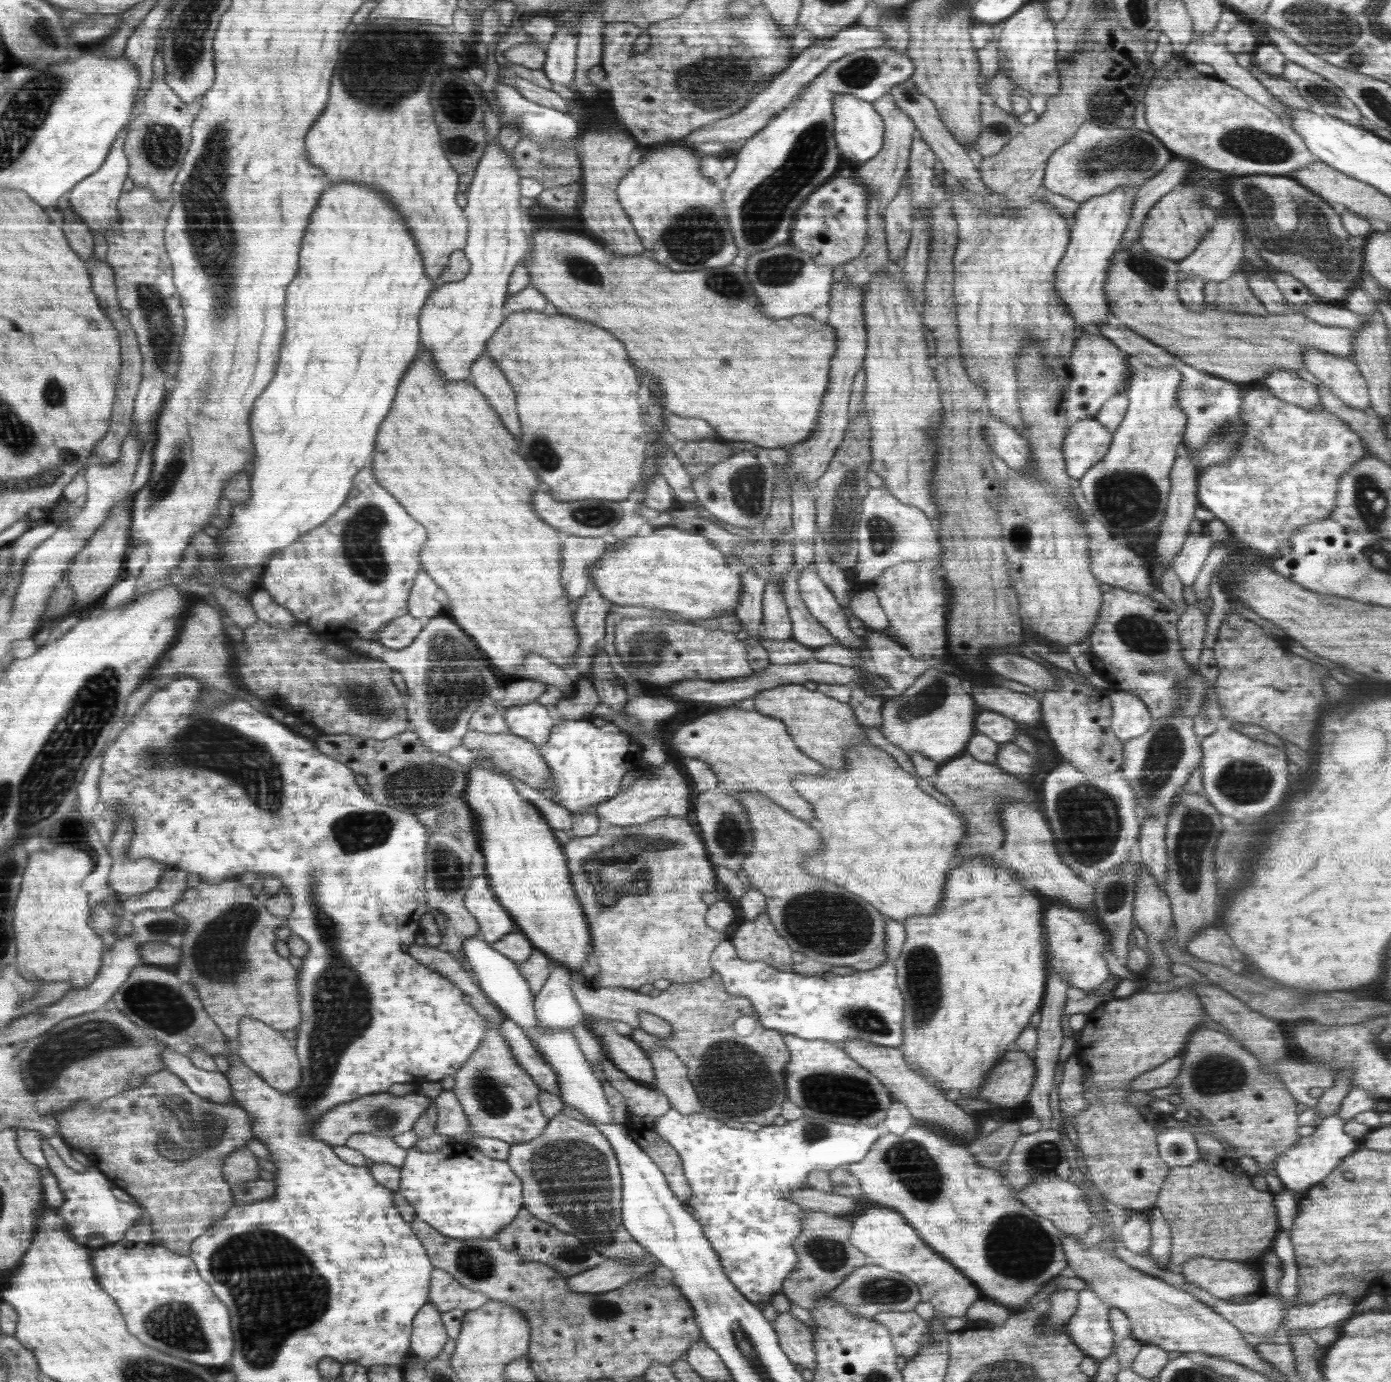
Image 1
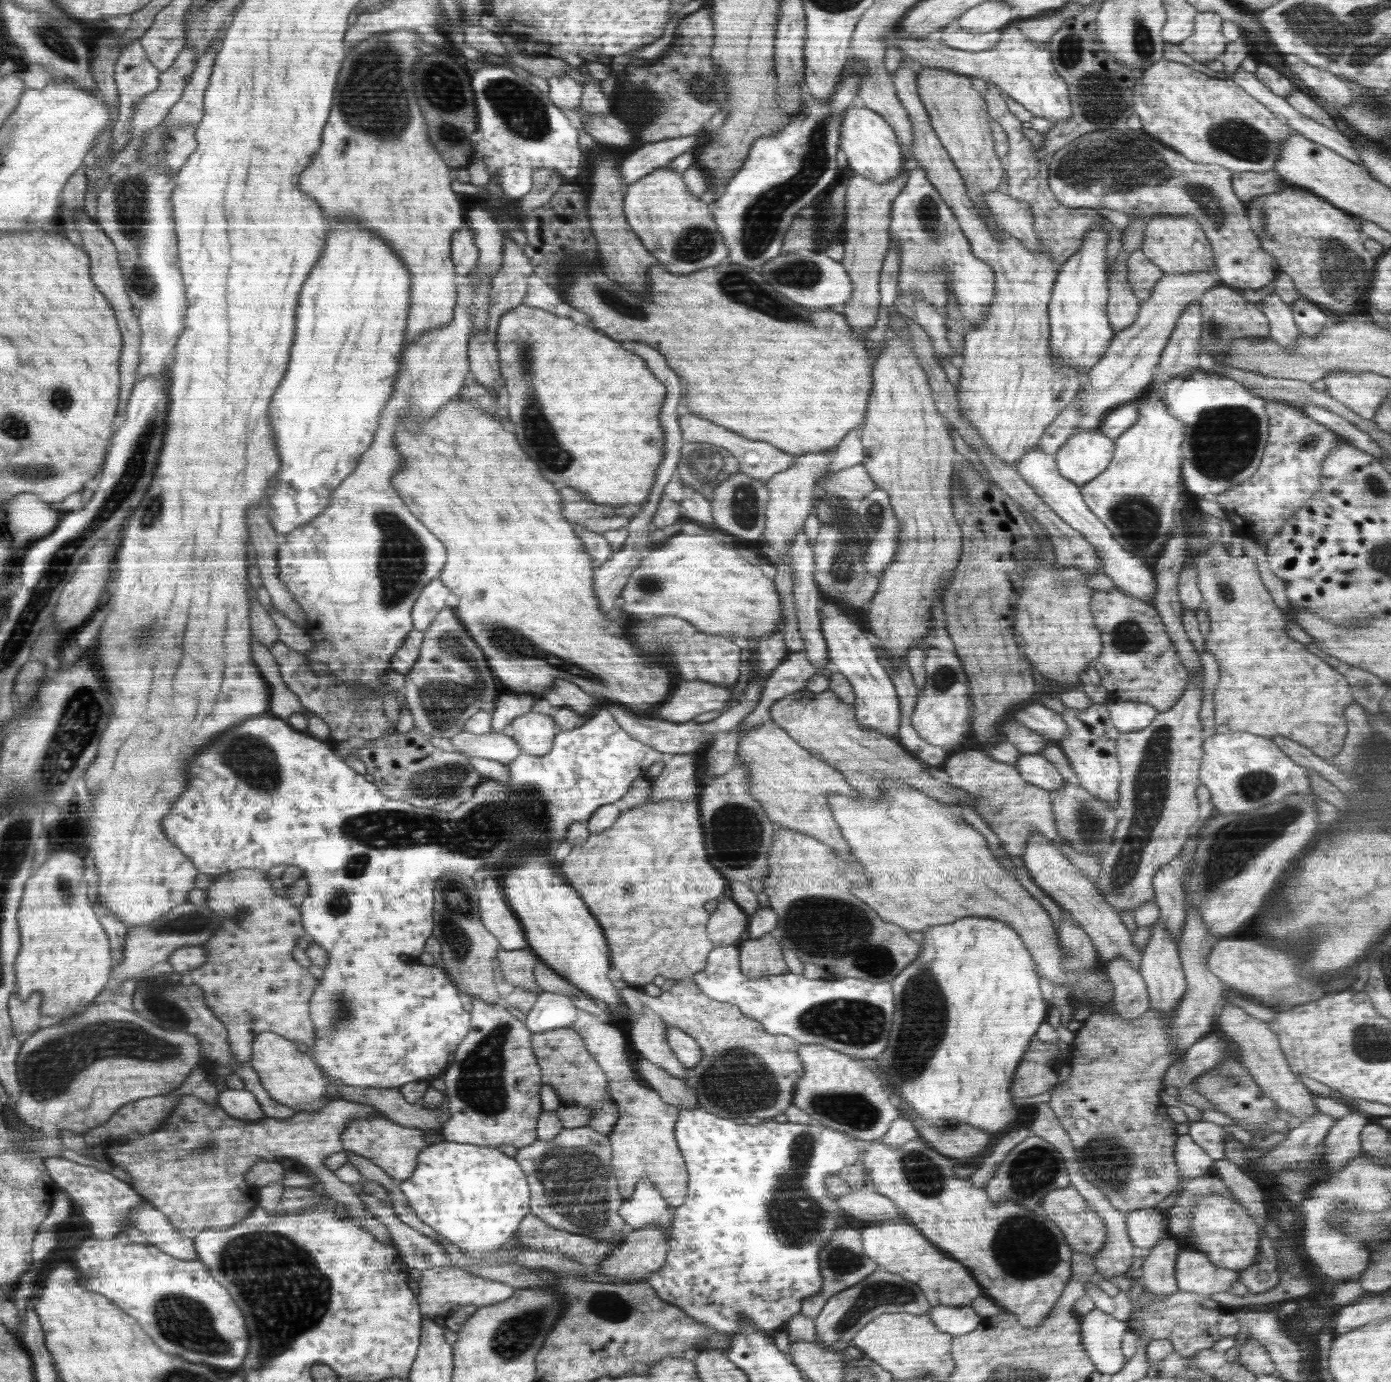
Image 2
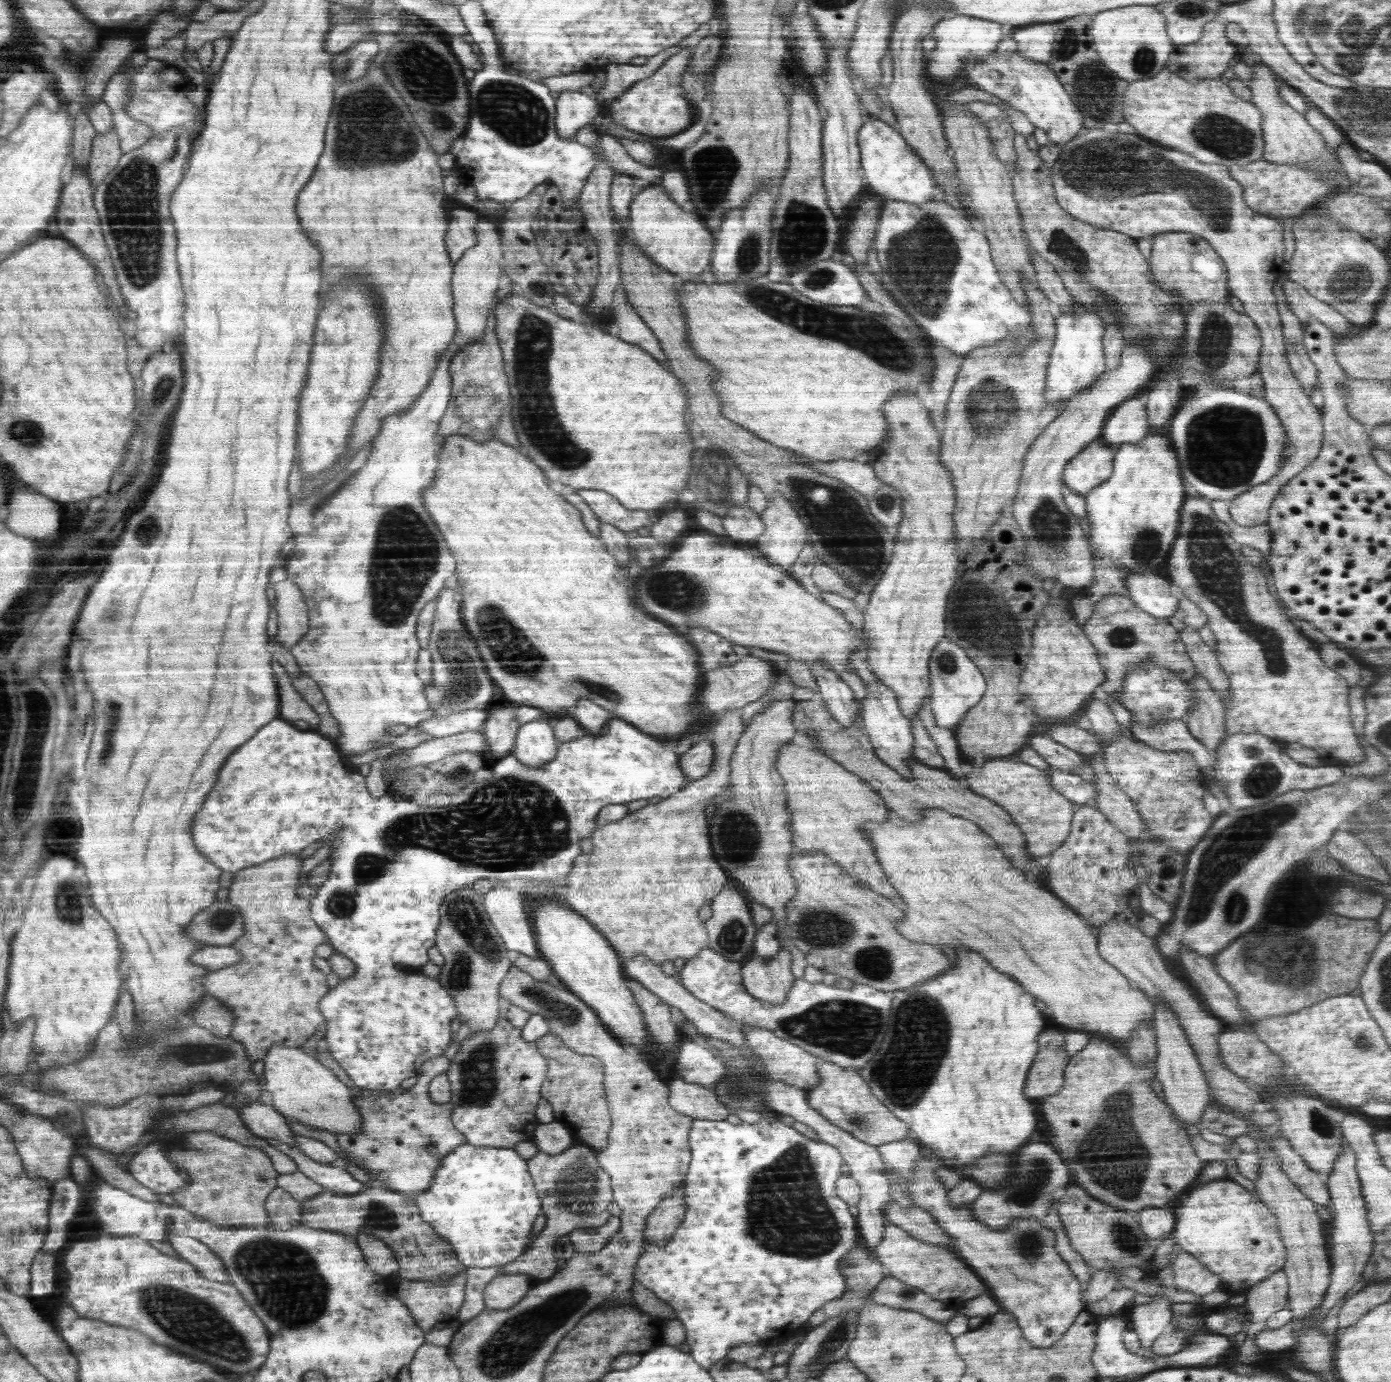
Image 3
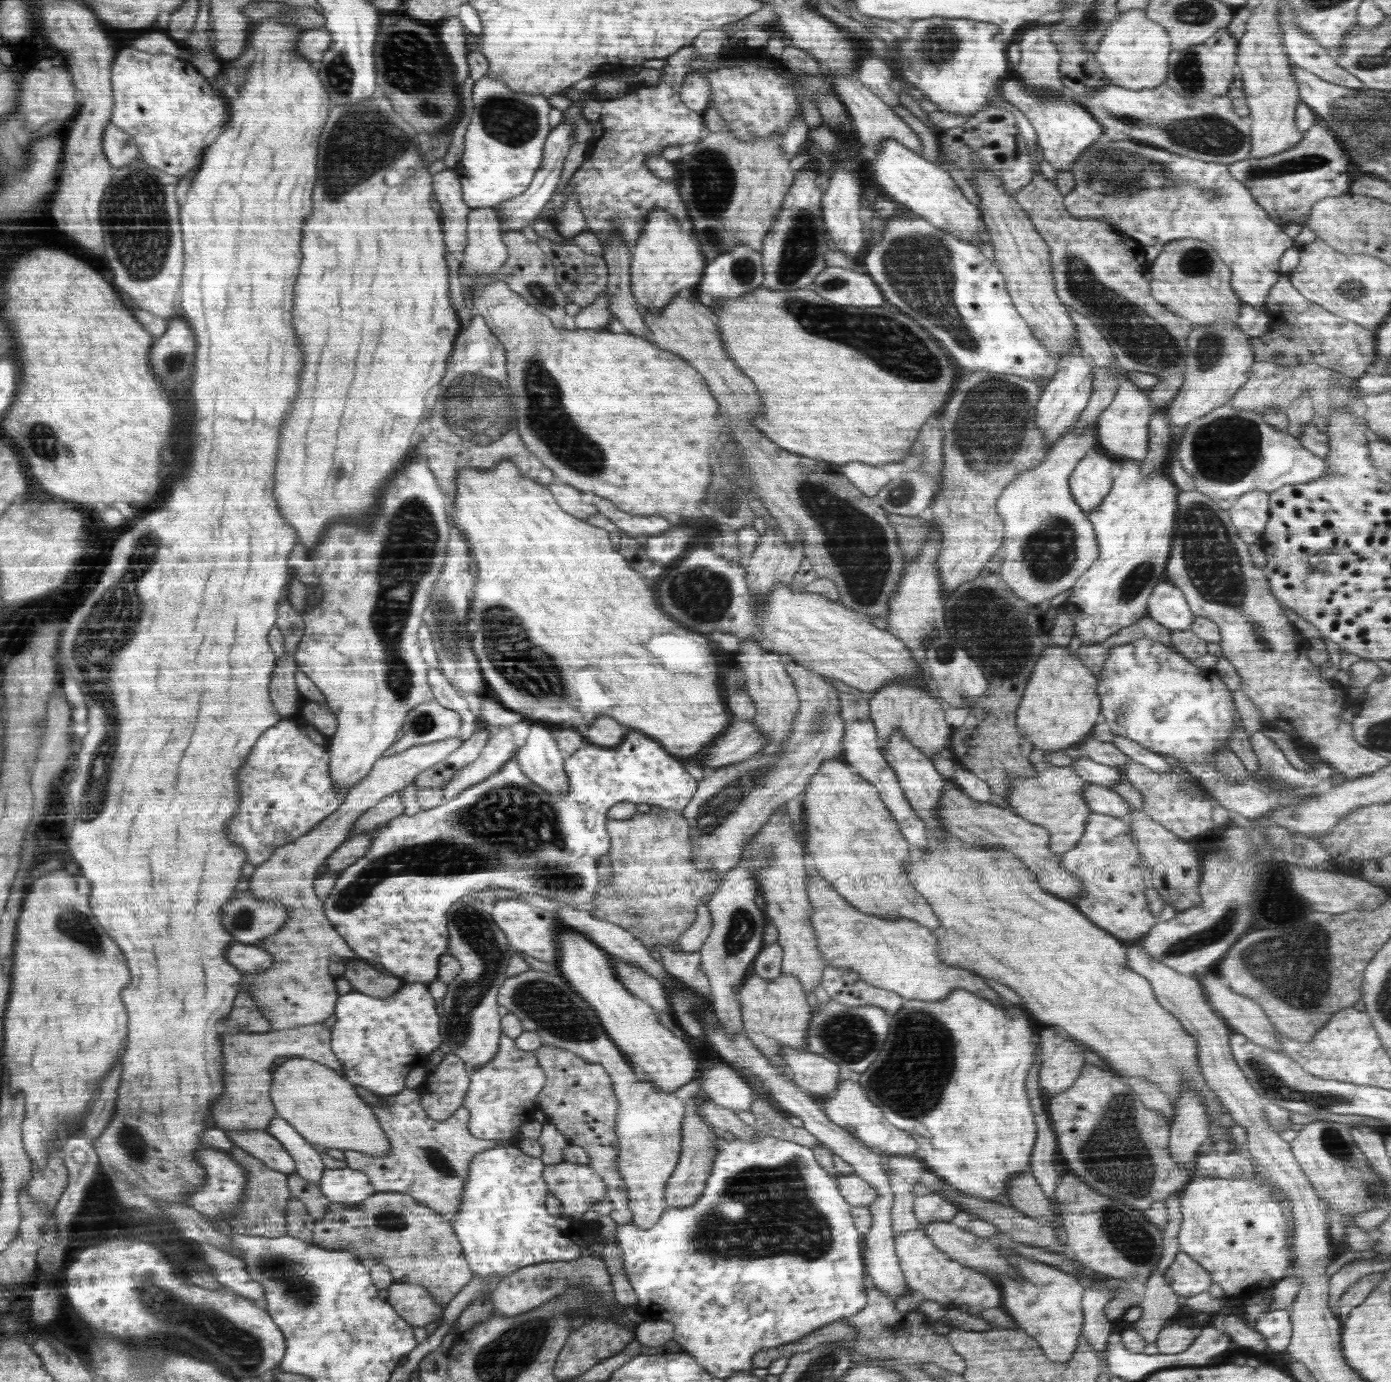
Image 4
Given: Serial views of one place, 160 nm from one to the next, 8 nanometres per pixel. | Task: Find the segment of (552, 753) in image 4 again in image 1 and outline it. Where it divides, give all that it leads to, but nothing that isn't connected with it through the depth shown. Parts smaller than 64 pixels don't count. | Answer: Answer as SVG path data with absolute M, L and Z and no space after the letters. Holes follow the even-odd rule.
M537 700L528 704L509 706L503 715L509 733L524 738L537 747L549 741L554 722L546 707Z

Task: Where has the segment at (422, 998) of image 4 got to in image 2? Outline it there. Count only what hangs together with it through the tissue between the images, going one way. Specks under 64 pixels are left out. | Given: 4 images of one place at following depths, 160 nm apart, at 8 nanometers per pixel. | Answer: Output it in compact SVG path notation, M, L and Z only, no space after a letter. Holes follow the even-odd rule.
M602 709L594 712L590 718L582 726L577 726L572 730L566 730L566 732L558 732L556 738L554 738L553 748L550 749L550 752L545 755L533 755L520 753L510 764L508 764L508 768L510 768L510 779L506 782L504 781L494 781L492 779L482 780L473 790L470 792L470 797L468 800L465 800L456 810L447 810L442 812L441 809L436 808L420 808L415 807L413 804L404 802L402 800L388 798L386 795L383 795L381 792L378 792L378 786L372 784L372 780L368 782L368 780L364 780L364 776L360 776L358 772L354 772L350 766L346 766L342 760L340 760L340 755L336 753L336 750L332 750L332 746L328 744L326 741L320 742L320 740L316 740L316 738L310 738L310 736L306 736L306 734L302 734L302 732L298 732L297 729L290 728L288 724L286 724L285 719L280 719L279 717L267 715L267 714L259 714L256 717L250 717L248 722L244 722L244 724L240 723L240 726L234 726L234 730L228 730L226 734L222 734L218 740L214 740L206 750L202 750L194 760L192 760L192 764L188 766L188 776L190 776L190 784L188 784L188 788L186 788L186 792L180 796L180 800L176 802L176 806L174 806L174 810L163 818L162 828L166 835L166 838L172 842L172 844L176 844L178 846L178 850L182 850L182 854L186 854L186 858L190 858L192 862L194 862L194 866L198 866L198 872L202 872L202 874L210 874L212 876L218 877L220 875L234 872L238 870L238 868L244 869L278 869L285 866L297 866L303 870L303 876L307 880L309 886L308 896L303 900L303 907L301 908L301 918L304 920L304 928L306 930L306 935L310 936L309 940L312 943L316 943L320 946L326 953L328 953L328 964L326 964L326 968L324 970L324 976L320 978L318 981L317 988L314 989L313 998L310 1001L310 1015L313 1019L313 1025L316 1027L316 1038L314 1039L314 1044L312 1048L308 1048L308 1054L311 1055L313 1061L317 1063L317 1066L321 1068L323 1072L325 1072L326 1078L329 1080L327 1096L336 1096L338 1098L340 1096L340 1091L343 1086L362 1086L362 1087L373 1087L373 1088L385 1088L385 1089L395 1089L404 1086L404 1084L408 1084L410 1082L415 1081L423 1081L430 1080L436 1076L441 1076L443 1074L444 1068L446 1068L446 1064L448 1064L448 1056L452 1054L452 1052L457 1052L457 1048L461 1046L461 1042L465 1040L467 1034L471 1032L471 1015L466 1012L463 1008L462 996L459 994L459 990L454 982L450 981L448 976L445 975L445 972L441 969L440 965L436 966L424 966L424 964L416 964L414 962L414 958L416 956L420 956L422 954L422 950L424 950L424 944L428 940L426 938L430 938L430 935L433 934L433 926L436 924L436 920L433 918L434 912L436 912L436 880L438 880L441 876L452 874L467 874L472 876L474 872L477 870L482 870L486 864L488 864L488 868L492 868L492 870L496 870L496 872L502 872L504 870L504 866L506 866L506 862L510 860L514 860L514 858L518 858L518 854L522 854L524 852L524 842L526 842L526 850L542 850L546 851L547 854L552 854L556 849L556 846L560 843L561 840L565 839L568 827L572 823L585 823L589 820L590 817L593 816L597 810L604 805L608 805L610 803L614 803L614 800L620 800L624 794L626 794L626 790L632 786L632 782L636 780L636 778L642 778L646 772L648 772L648 768L652 766L658 760L664 760L662 758L662 754L660 751L656 752L651 746L646 746L646 743L639 742L637 739L634 739L633 736L630 736L628 732L616 721L616 718L613 717L612 714L609 713L608 710Z

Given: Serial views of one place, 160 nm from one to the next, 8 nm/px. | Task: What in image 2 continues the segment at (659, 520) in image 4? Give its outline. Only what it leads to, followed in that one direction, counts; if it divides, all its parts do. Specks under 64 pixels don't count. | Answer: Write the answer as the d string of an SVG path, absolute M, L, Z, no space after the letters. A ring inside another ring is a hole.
M561 486L560 490L561 511L566 519L598 534L627 527L634 516L644 509L641 504L614 506L592 502L586 499L584 493L568 487Z

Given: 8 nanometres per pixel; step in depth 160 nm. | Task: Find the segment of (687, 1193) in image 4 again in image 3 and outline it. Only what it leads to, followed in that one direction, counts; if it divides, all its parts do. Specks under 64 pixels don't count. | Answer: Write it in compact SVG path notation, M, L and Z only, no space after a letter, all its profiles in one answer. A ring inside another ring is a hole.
M685 1185L672 1192L653 1211L645 1228L645 1242L655 1246L666 1246L685 1219Z

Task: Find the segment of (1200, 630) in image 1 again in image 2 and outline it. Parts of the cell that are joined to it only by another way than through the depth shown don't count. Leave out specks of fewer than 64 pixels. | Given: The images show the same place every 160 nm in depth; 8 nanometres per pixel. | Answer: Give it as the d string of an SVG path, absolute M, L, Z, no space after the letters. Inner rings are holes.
M1190 677L1184 694L1171 709L1158 713L1150 726L1138 731L1119 733L1115 742L1120 765L1119 806L1121 819L1113 834L1113 843L1101 857L1097 891L1117 912L1135 911L1141 904L1152 900L1155 892L1152 877L1163 864L1175 859L1190 836L1190 827L1200 820L1196 789L1200 786L1199 766L1203 755L1204 732L1198 713L1203 700L1200 677ZM1116 958L1104 965L1113 986L1113 1011L1124 1021L1135 1021L1150 1010L1145 980L1130 962Z

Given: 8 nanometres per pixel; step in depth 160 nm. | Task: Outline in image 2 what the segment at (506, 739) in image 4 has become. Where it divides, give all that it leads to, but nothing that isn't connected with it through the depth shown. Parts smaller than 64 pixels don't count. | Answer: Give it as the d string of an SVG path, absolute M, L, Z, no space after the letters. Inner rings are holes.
M506 692L506 694L502 694L492 710L492 732L504 735L503 728L508 726L512 719L530 711L536 701L537 697L530 693Z

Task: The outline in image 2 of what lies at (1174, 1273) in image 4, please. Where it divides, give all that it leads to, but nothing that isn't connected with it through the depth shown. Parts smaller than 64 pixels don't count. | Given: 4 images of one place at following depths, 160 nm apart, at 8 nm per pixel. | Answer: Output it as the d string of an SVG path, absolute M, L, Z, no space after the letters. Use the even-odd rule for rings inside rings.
M1181 1248L1176 1257L1175 1277L1180 1291L1204 1294L1230 1291L1239 1280L1235 1270L1216 1266L1202 1252L1192 1248Z

